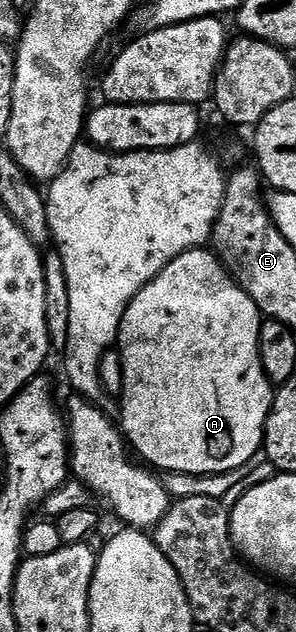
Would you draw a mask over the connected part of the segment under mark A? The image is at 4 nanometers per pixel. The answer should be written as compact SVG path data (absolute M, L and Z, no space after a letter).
M206 247L189 249L188 252L172 259L172 263L168 263L168 267L164 267L164 271L160 271L160 275L156 275L153 281L149 281L136 295L136 299L128 303L128 311L124 311L124 319L120 323L116 342L124 363L124 387L120 398L120 418L122 417L120 428L125 440L132 446L133 452L135 454L138 452L137 456L147 466L155 470L167 469L170 473L187 473L190 477L206 477L209 473L230 473L233 469L245 470L259 456L264 445L270 404L273 403L275 395L272 382L267 379L258 354L258 336L263 320L256 303L236 284L226 266L219 261L218 254Z

